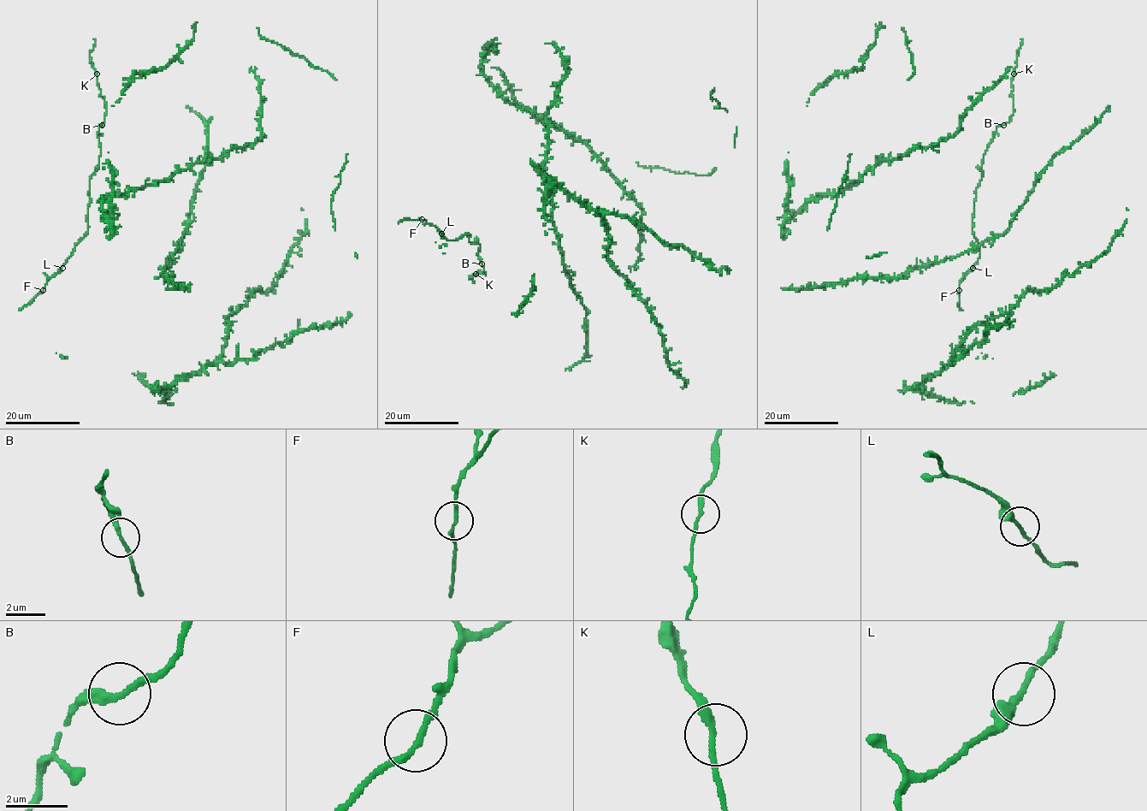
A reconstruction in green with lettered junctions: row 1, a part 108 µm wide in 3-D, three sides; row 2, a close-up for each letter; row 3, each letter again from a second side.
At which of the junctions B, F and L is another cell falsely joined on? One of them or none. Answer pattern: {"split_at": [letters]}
{"split_at": []}

